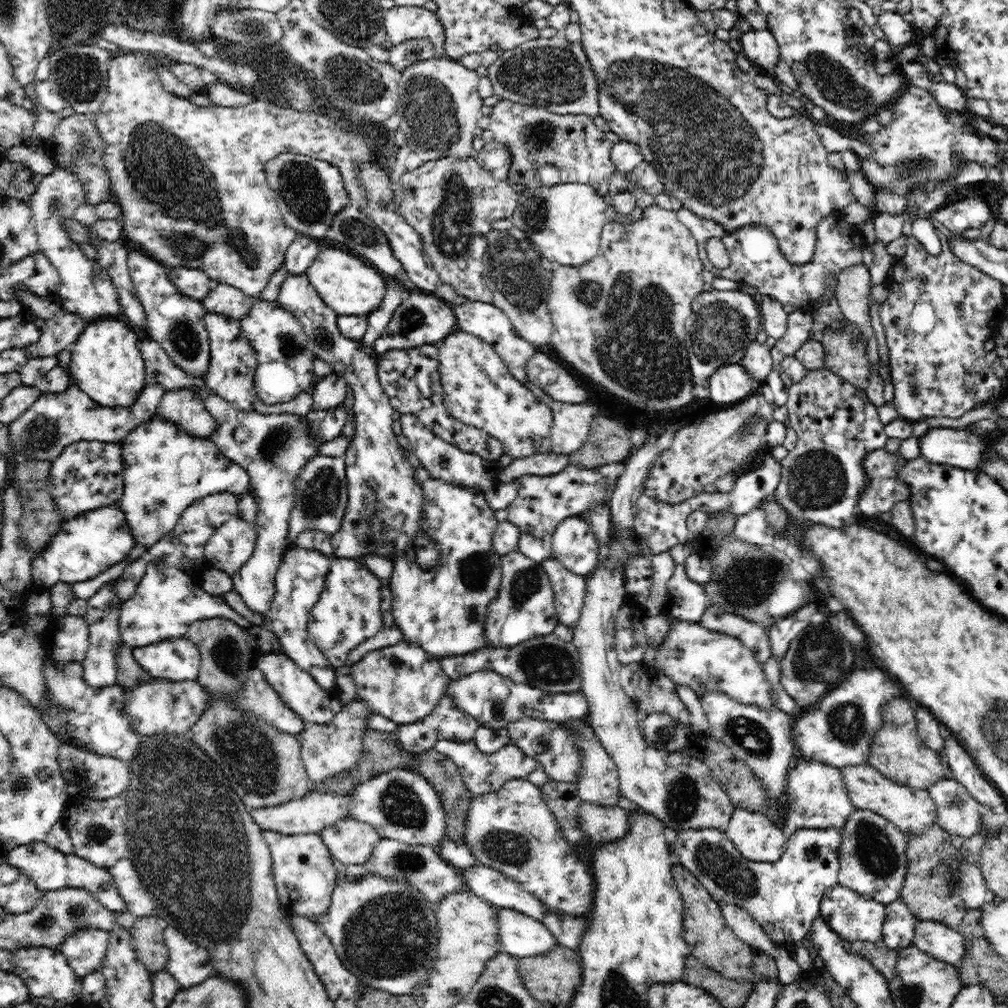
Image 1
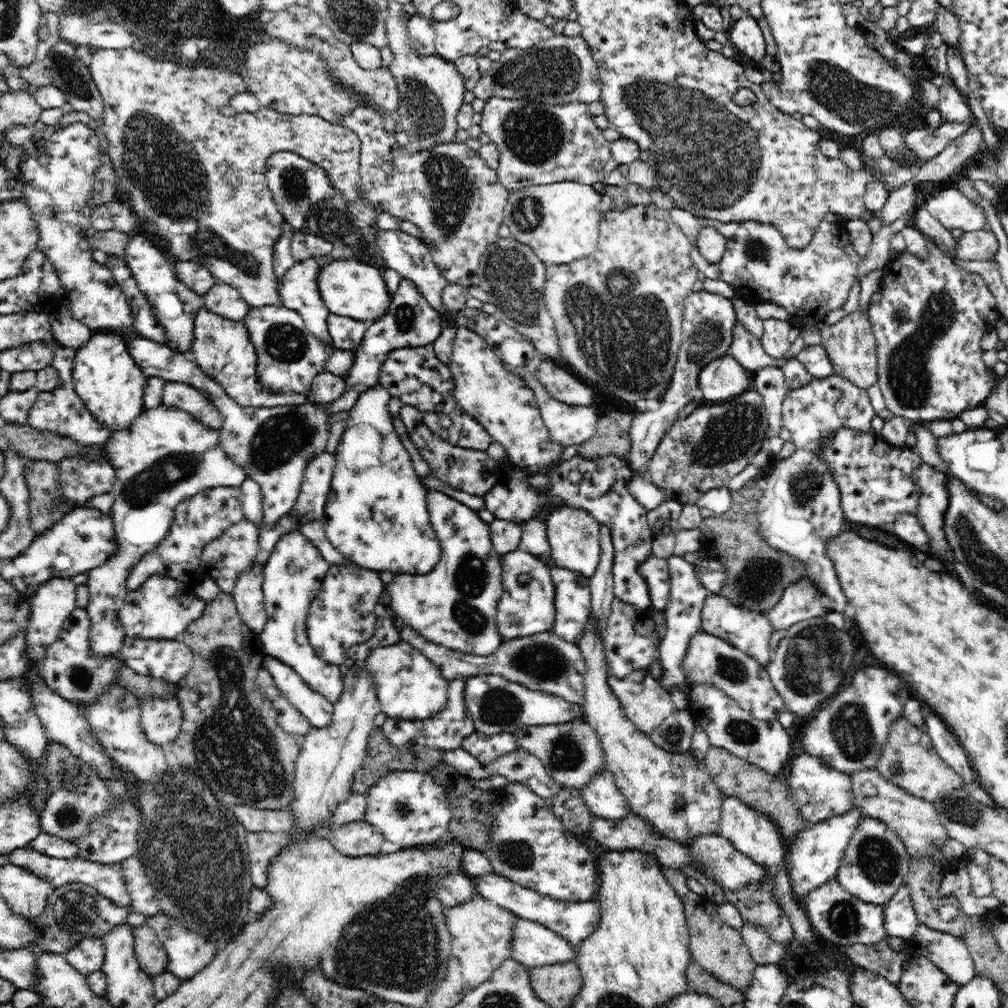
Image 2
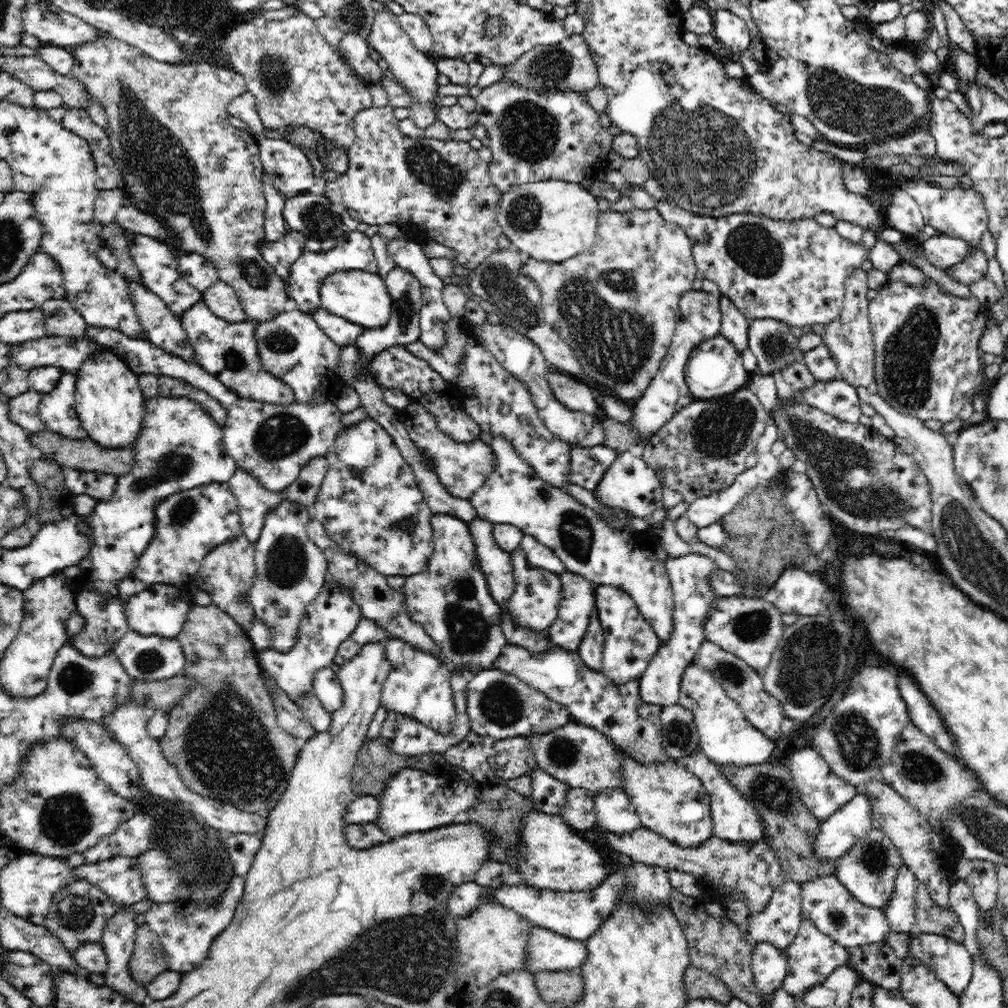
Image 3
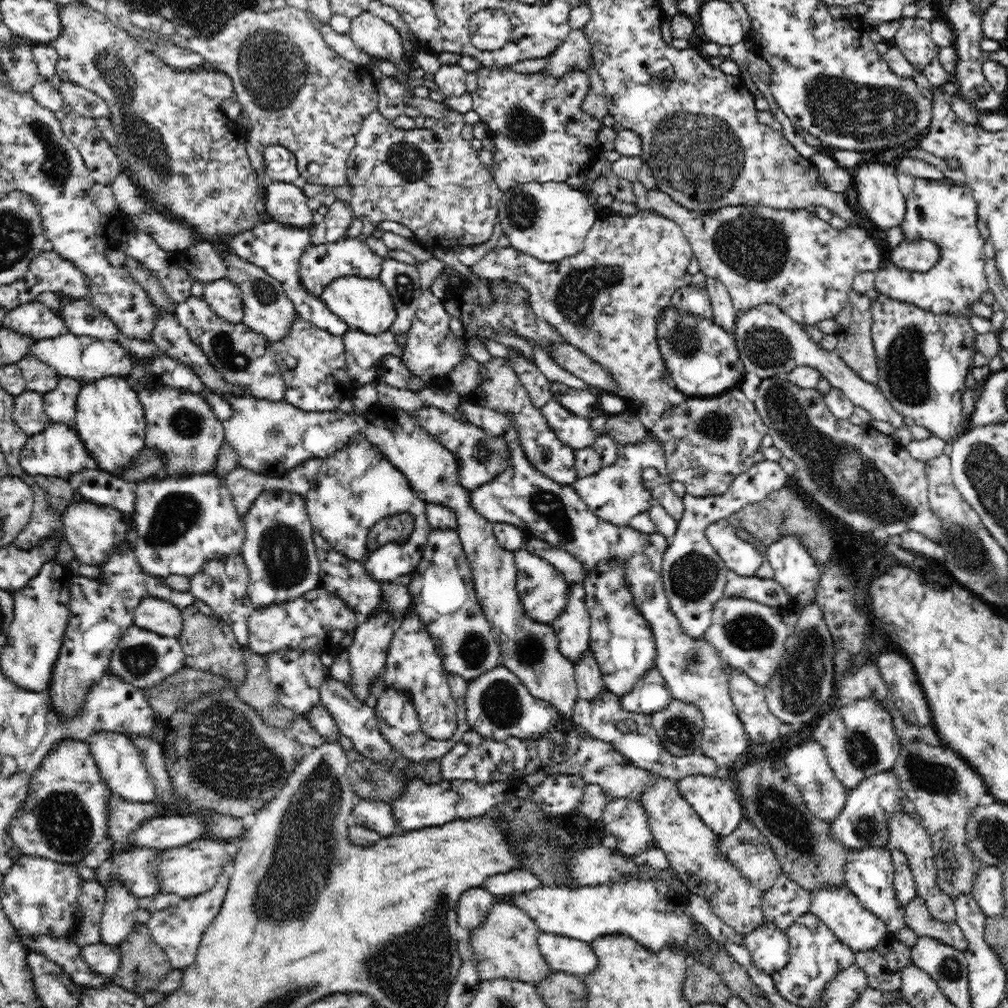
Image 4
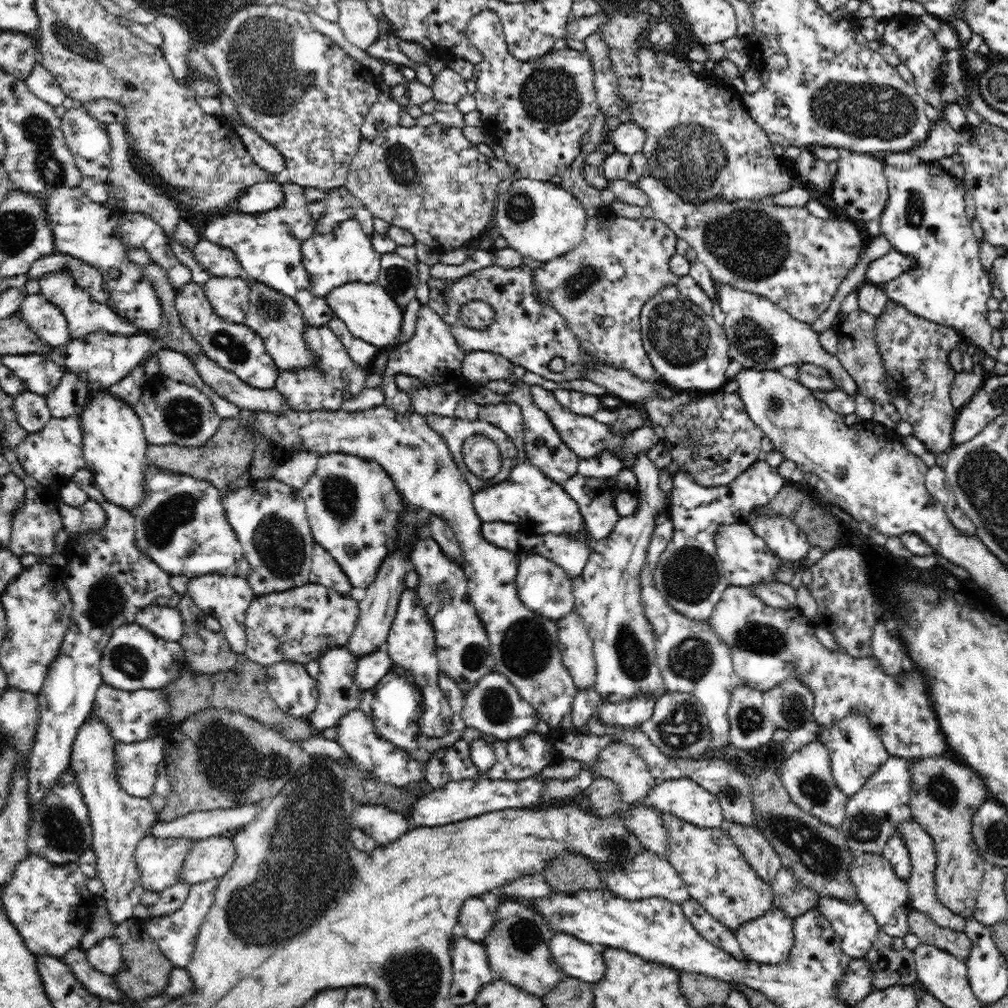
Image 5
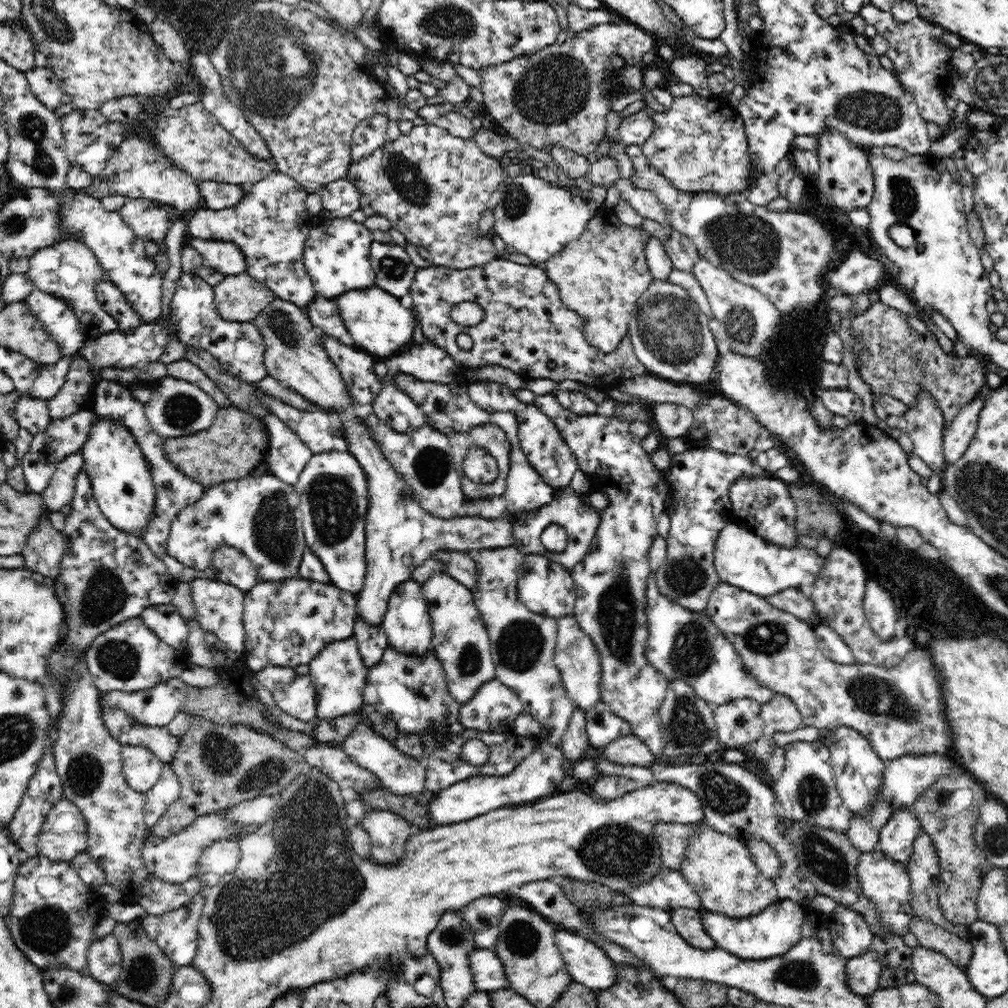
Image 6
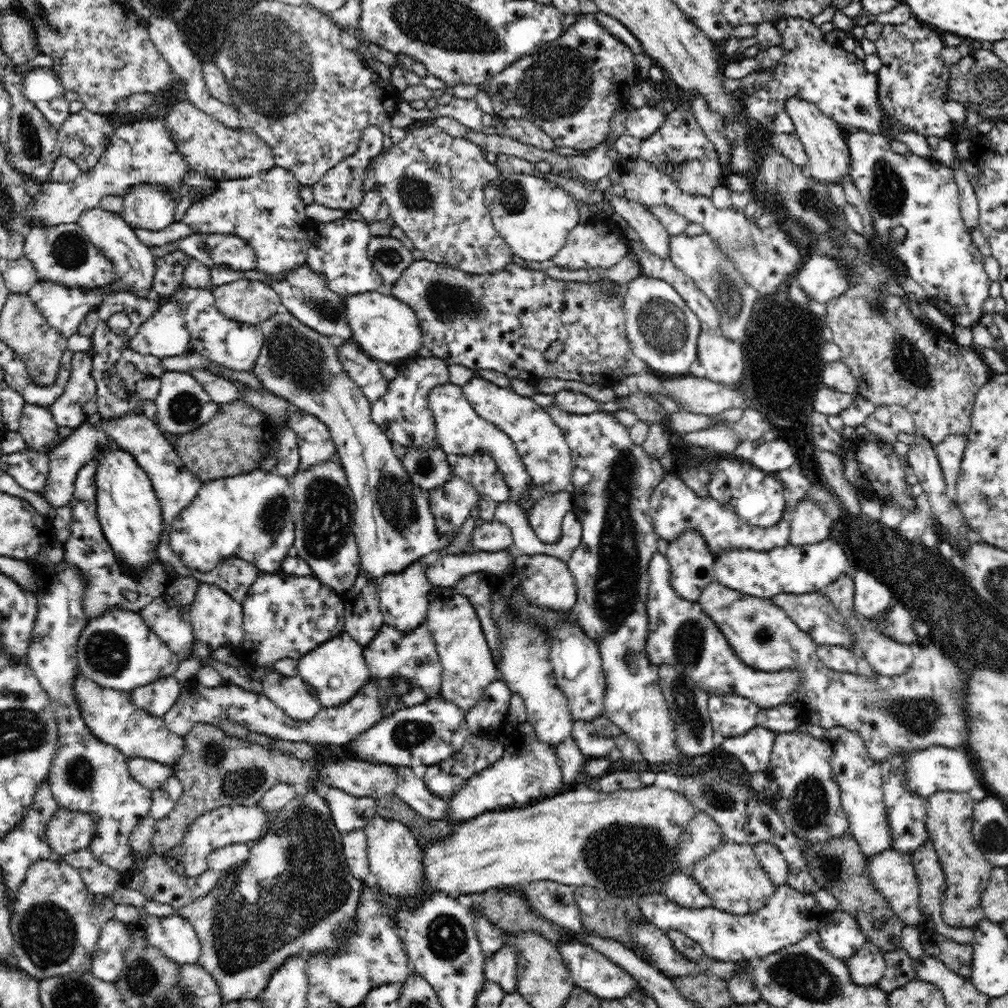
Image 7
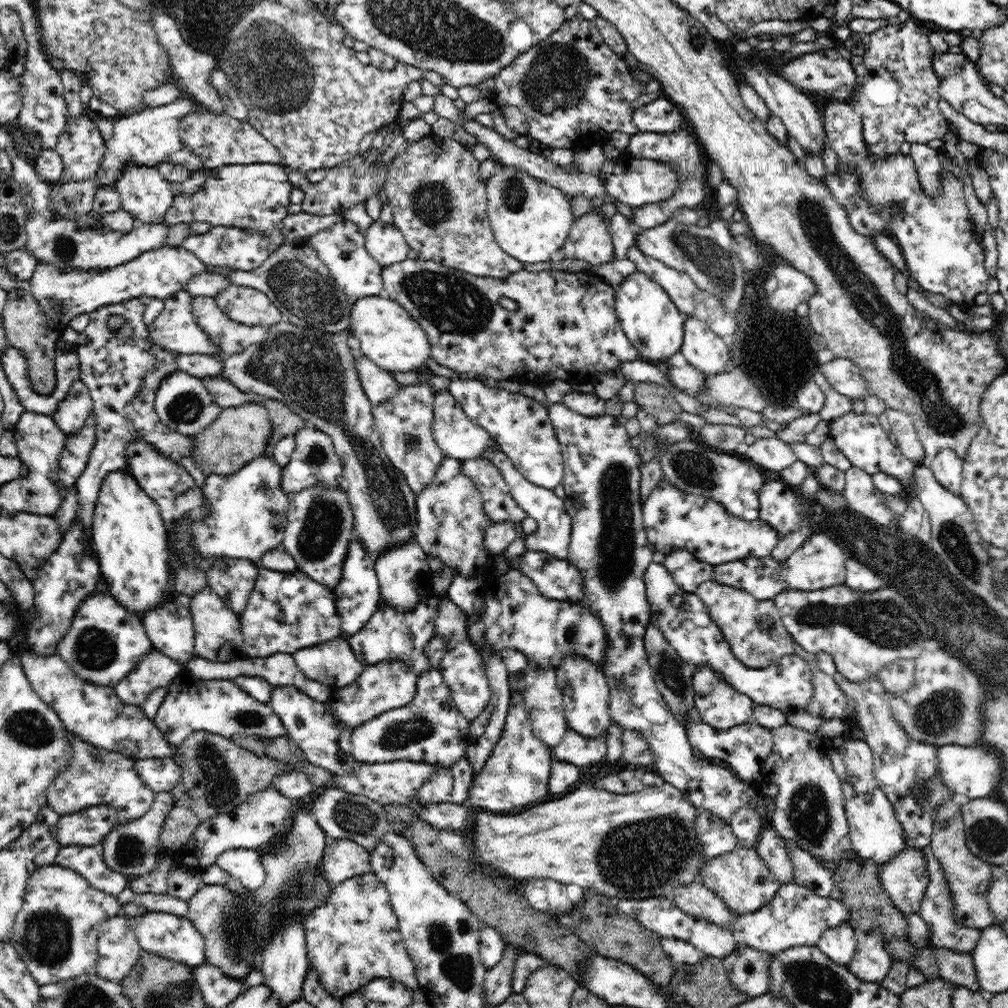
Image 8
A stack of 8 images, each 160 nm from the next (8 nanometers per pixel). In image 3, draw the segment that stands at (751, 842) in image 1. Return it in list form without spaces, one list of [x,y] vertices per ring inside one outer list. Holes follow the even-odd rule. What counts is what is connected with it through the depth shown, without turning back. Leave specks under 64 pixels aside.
[[[694,750],[690,756],[682,758],[682,762],[687,766],[688,772],[694,774],[701,780],[705,792],[708,793],[710,801],[711,817],[713,820],[713,836],[725,841],[747,843],[762,839],[766,841],[764,832],[764,822],[759,818],[757,810],[751,805],[743,794],[736,789],[732,783],[728,782],[728,777],[722,773],[702,751]]]

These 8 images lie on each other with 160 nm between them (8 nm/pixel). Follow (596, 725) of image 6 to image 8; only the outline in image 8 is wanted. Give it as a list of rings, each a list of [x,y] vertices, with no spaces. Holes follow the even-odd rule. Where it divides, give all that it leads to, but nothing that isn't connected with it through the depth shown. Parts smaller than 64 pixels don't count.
[[[568,729],[562,740],[552,748],[552,760],[569,762],[579,768],[601,761],[606,756],[606,735],[586,738]]]

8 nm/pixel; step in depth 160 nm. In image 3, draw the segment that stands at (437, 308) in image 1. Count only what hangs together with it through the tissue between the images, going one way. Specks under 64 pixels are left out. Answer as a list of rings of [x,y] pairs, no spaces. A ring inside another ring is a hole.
[[[400,267],[390,270],[384,279],[388,292],[392,298],[391,316],[386,326],[380,328],[368,328],[356,339],[355,345],[358,347],[358,355],[362,361],[362,371],[372,375],[370,364],[371,360],[383,350],[396,345],[407,345],[419,340],[420,336],[420,311],[423,307],[422,285],[418,278]]]

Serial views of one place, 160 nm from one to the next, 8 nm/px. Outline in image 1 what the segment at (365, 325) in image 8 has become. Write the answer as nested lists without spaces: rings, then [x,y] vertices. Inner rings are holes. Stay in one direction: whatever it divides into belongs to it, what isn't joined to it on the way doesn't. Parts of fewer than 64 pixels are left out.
[[[325,245],[318,252],[306,275],[322,300],[338,315],[369,315],[378,309],[386,294],[386,282],[374,267],[359,256],[337,249],[334,245]]]

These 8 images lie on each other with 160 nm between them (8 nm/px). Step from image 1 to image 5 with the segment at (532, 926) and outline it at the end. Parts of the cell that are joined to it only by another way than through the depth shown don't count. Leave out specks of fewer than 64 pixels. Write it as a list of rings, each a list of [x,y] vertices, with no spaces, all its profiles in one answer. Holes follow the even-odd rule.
[[[557,932],[548,943],[548,949],[564,976],[590,983],[604,978],[606,966],[597,946],[582,942],[570,934]]]

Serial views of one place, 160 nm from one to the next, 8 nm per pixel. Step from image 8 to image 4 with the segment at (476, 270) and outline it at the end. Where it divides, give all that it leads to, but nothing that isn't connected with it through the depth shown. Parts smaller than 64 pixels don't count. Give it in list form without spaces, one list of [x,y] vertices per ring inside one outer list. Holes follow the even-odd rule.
[[[446,104],[448,114],[438,119],[433,129],[415,128],[404,130],[392,125],[392,121],[374,110],[362,121],[356,134],[355,145],[347,161],[347,182],[342,186],[320,186],[312,184],[301,177],[293,183],[309,198],[309,206],[328,206],[334,201],[348,203],[354,217],[367,218],[368,222],[377,225],[379,222],[399,222],[410,228],[416,241],[426,248],[470,246],[488,242],[494,224],[498,222],[499,204],[504,191],[493,181],[488,167],[480,162],[480,154],[472,147],[469,140],[464,139],[460,132],[466,122],[463,114]]]

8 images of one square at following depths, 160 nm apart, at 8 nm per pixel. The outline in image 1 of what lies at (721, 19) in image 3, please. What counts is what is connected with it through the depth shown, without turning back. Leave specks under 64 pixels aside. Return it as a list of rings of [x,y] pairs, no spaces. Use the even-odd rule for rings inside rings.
[[[750,28],[740,33],[739,43],[742,44],[743,55],[752,63],[772,73],[781,56],[780,49],[774,35],[768,30],[754,30]]]

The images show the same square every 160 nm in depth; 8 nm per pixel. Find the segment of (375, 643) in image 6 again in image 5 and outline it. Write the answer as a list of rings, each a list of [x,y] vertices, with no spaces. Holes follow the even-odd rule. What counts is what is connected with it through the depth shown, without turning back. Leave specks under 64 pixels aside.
[[[380,648],[361,656],[355,672],[357,688],[362,693],[374,688],[374,685],[384,675],[387,675],[391,668],[392,661],[390,661],[390,655],[386,652],[386,648]]]

